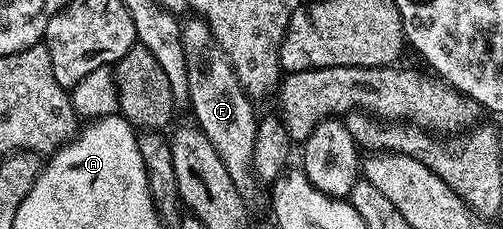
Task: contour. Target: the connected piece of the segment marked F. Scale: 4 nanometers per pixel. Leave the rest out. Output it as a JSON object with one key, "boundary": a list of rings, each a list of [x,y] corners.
{"boundary":[[[193,16],[190,19],[181,27],[181,43],[183,56],[187,56],[187,86],[191,111],[197,116],[196,127],[215,148],[238,192],[244,199],[252,200],[259,187],[257,170],[253,166],[259,114],[253,111],[254,103],[239,84],[211,28],[202,18]]]}

